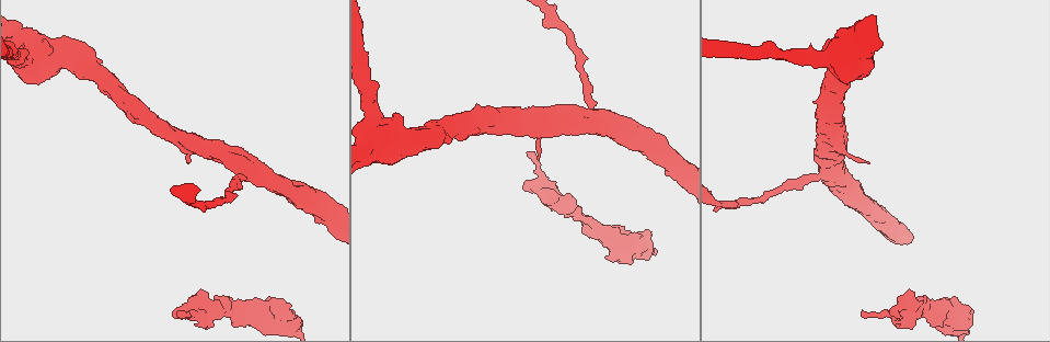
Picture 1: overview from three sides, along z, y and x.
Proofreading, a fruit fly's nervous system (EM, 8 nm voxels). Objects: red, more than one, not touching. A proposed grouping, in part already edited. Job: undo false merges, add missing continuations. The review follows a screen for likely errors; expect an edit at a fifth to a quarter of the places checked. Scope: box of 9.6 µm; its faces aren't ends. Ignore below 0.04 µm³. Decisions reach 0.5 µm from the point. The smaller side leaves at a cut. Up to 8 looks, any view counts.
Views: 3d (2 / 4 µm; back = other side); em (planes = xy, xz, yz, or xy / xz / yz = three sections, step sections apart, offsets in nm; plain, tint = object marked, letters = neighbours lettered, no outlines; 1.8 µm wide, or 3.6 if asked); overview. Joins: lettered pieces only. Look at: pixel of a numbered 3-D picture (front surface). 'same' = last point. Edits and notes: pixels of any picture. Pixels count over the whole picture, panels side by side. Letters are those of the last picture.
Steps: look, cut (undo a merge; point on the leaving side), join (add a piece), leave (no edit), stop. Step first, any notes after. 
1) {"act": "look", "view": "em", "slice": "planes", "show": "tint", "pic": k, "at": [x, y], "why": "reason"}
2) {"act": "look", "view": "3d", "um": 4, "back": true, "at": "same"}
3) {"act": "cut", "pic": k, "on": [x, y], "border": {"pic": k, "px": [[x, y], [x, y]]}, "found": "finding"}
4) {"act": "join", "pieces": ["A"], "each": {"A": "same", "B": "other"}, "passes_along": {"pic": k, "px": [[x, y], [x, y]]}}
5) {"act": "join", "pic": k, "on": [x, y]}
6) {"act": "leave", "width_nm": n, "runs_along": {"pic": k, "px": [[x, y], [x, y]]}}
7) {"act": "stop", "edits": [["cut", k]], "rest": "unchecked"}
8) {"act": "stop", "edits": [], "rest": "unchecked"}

{"act": "look", "view": "3d", "um": 4, "pic": 1, "at": [924, 295]}

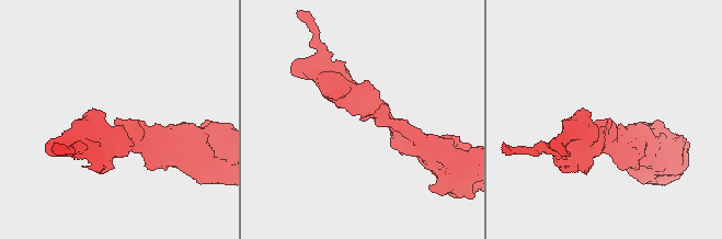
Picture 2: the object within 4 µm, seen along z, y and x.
{"act": "look", "view": "em", "slice": "yz", "step": 8, "show": "tint", "pic": 2, "at": [362, 119], "why": "now the EM"}

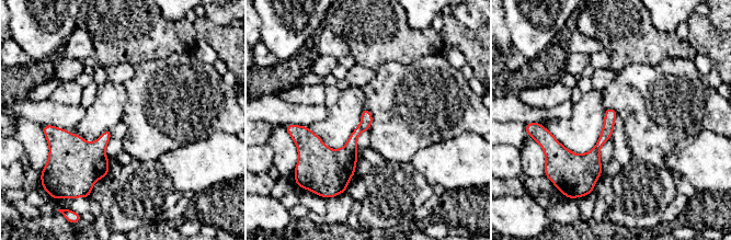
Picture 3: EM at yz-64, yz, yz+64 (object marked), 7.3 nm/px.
{"act": "look", "view": "em", "slice": "planes", "show": "letters", "at": "same"}

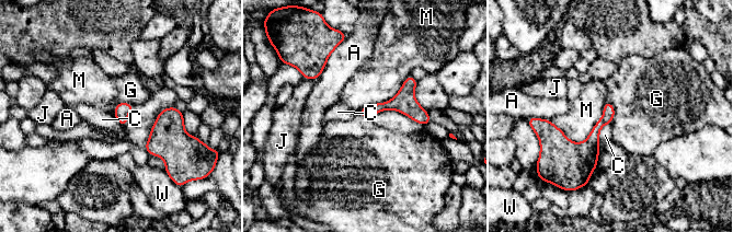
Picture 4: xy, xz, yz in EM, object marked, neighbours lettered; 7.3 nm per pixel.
{"act": "leave", "each": {"A": "other", "C": "other", "G": "other", "J": "other", "M": "other", "W": "other"}, "border": {"pic": 4, "px": [[134, 105], [119, 102], [114, 115]]}, "found": "no lettered piece goes on from it"}

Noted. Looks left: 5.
{"act": "look", "view": "3d", "um": 2, "pic": 1, "at": [648, 229], "why": "stops while still wide"}

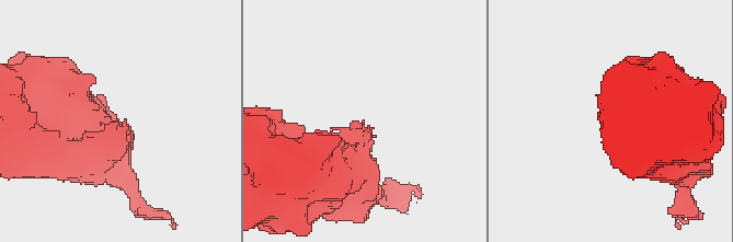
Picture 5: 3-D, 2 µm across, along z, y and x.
{"act": "look", "view": "em", "slice": "xy", "step": 16, "show": "letters", "pic": 5, "at": [360, 126], "why": "shape alone is not enough"}

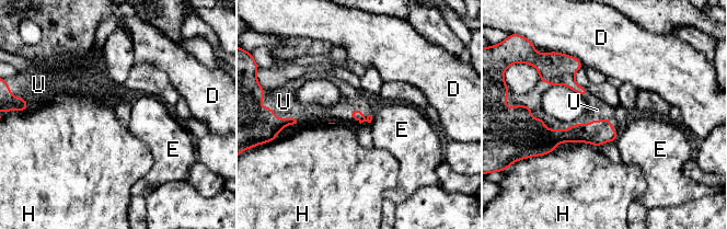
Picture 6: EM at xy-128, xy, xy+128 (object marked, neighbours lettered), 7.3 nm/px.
{"act": "join", "pieces": ["U"], "each": {"D": "other", "E": "other", "H": "other", "U": "same"}, "found": "it goes on there"}

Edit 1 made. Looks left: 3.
{"act": "look", "view": "em", "um": 3.6, "slice": "planes", "show": "letters", "pic": 1, "at": [238, 160], "why": "branch point"}

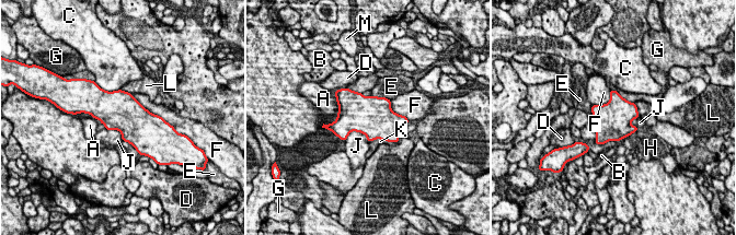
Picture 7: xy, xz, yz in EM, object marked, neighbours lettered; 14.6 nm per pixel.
{"act": "leave", "each": {"A": "other", "B": "other", "C": "other", "D": "other", "E": "other", "F": "other", "G": "other", "H": "other", "J": "other", "K": "other", "L": "other", "M": "other"}, "border": {"pic": 7, "px": [[130, 94], [147, 109], [160, 117]]}, "found": "all the same neuron"}

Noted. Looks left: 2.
{"act": "stop", "edits": [["join", 6]], "rest": "unchecked"}

